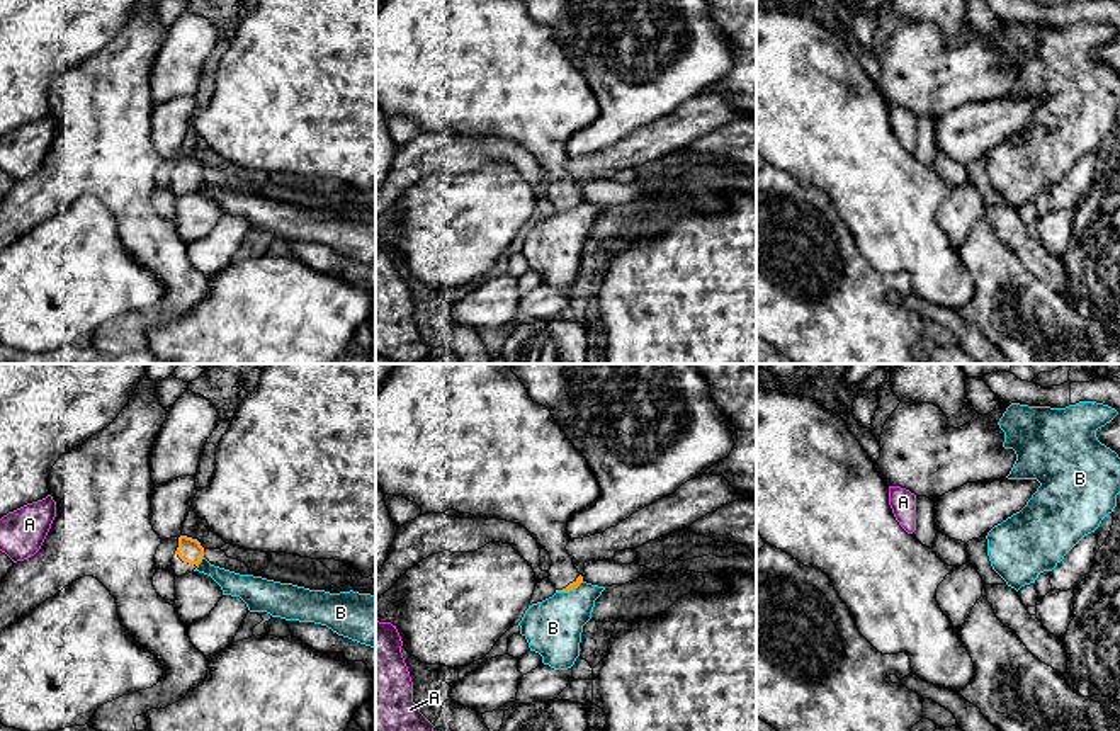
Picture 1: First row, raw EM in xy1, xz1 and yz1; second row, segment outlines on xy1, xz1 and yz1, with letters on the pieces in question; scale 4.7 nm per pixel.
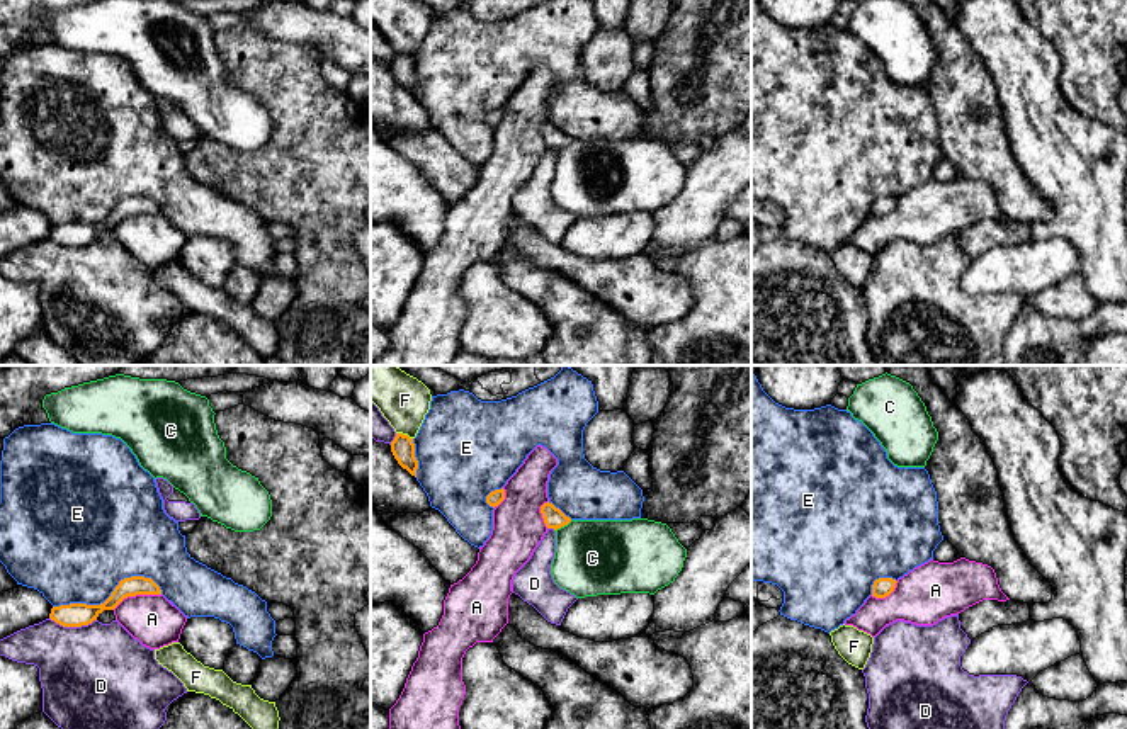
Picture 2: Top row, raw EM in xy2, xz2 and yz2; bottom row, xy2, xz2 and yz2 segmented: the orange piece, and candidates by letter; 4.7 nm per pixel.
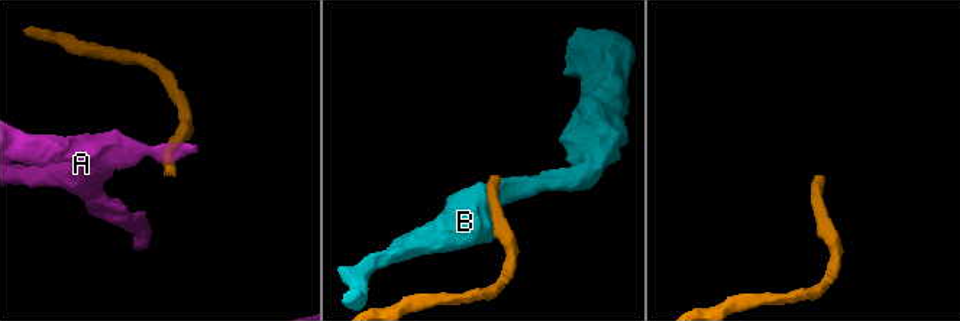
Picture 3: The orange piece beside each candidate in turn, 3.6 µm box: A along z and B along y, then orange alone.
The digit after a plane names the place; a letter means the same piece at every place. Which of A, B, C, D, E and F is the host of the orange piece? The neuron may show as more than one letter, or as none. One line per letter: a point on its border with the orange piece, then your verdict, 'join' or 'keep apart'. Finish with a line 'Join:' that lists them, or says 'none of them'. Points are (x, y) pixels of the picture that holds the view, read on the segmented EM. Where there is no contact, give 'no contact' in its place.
A: xy2 (136, 593) | keep apart
B: xy1 (199, 561) | keep apart
C: xz2 (563, 525) | keep apart
D: xy2 (73, 626) | keep apart
E: xy2 (111, 595) | keep apart
F: xz2 (405, 435) | keep apart
Join: none of them

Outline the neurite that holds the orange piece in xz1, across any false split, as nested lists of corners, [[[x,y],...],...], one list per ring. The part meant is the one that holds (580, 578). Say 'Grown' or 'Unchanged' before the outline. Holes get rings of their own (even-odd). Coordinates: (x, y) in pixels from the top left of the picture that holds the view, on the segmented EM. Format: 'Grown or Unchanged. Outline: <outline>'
Grown. Outline: [[[398,364],[376,391],[376,486],[403,496],[425,513],[455,510],[476,518],[498,518],[525,527],[551,556],[556,592],[576,588],[583,576],[566,551],[568,522],[600,496],[600,484],[583,454],[551,411],[534,403],[512,372],[513,364]]]

